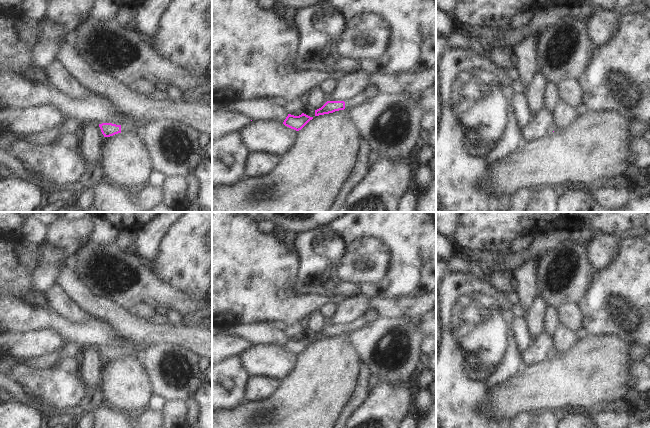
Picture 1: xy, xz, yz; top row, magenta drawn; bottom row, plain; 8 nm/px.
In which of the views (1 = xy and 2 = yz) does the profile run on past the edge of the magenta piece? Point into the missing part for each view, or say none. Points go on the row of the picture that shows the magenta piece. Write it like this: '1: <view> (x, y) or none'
1: xy (127, 126)
2: none

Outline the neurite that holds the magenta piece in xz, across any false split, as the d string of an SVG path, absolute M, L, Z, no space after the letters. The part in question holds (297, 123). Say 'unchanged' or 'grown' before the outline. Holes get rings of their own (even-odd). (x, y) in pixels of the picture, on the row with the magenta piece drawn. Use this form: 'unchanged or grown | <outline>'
unchanged | M304 113L299 116L288 114L283 124L291 129L299 131L312 119L313 117L310 117Z

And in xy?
grown | M125 121L121 125L102 123L99 124L99 127L104 137L110 137L121 132L130 132L136 135L136 125L131 121Z

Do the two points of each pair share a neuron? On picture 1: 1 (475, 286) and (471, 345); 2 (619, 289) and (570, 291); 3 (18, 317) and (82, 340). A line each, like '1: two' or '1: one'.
1: one
2: two
3: one

